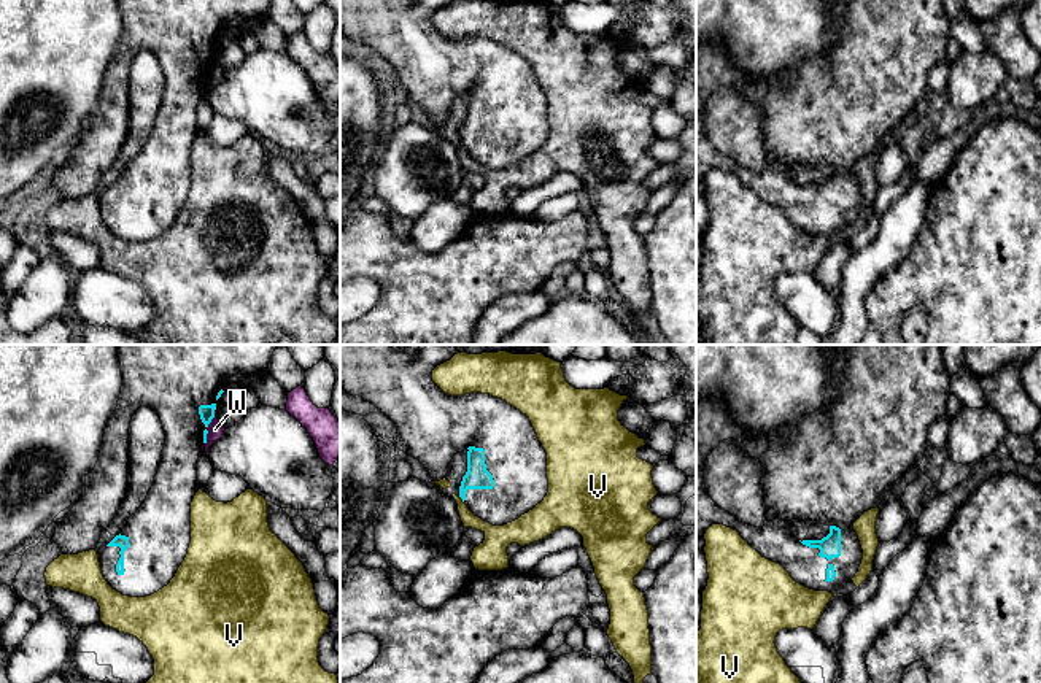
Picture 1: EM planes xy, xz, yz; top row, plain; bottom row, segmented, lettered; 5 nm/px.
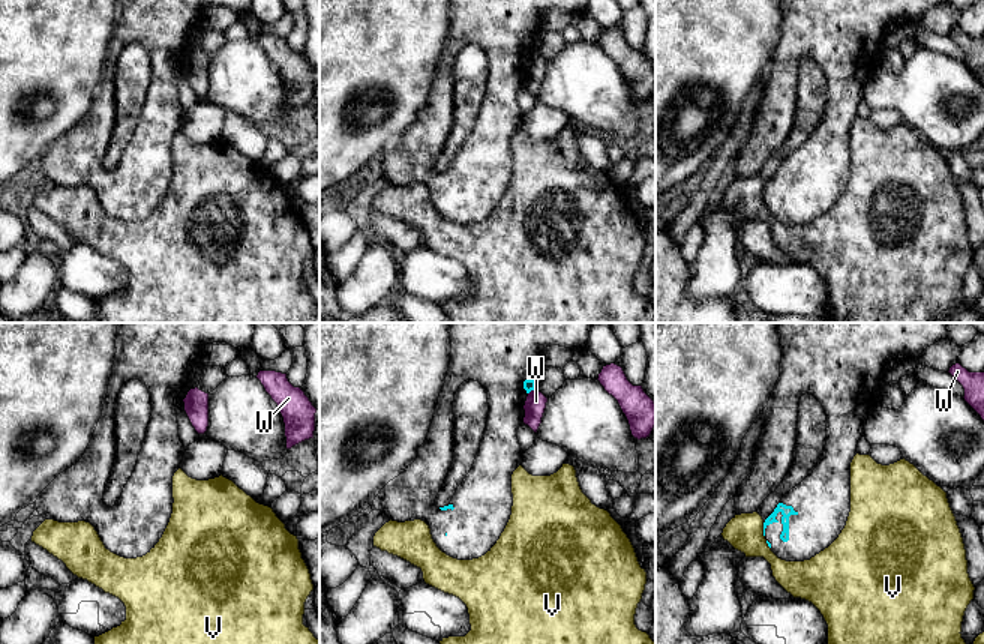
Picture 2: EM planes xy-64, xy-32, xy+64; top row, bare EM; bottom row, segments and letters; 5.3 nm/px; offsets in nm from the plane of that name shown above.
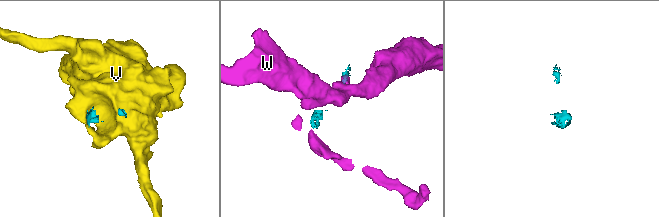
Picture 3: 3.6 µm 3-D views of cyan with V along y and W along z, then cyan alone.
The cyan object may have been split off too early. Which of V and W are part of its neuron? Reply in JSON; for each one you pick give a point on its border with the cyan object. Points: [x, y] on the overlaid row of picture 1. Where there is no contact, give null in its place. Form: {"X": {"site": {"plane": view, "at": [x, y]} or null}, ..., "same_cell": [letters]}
{"same_cell": []}

